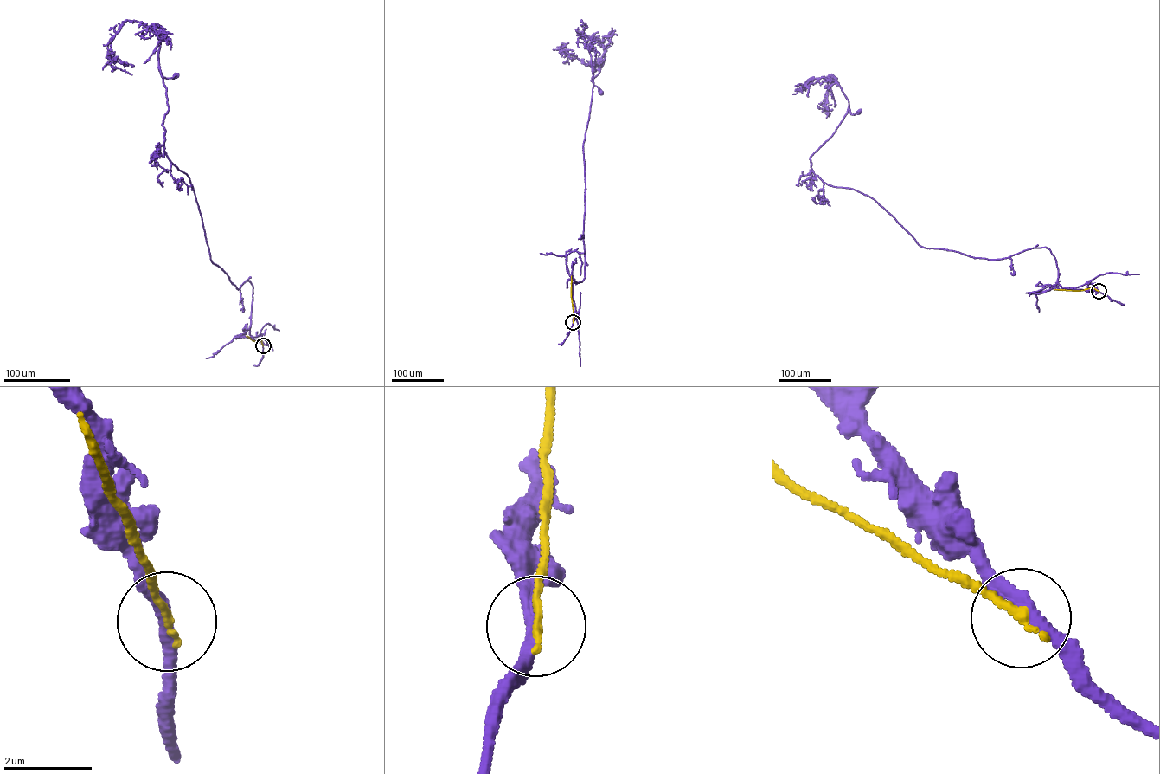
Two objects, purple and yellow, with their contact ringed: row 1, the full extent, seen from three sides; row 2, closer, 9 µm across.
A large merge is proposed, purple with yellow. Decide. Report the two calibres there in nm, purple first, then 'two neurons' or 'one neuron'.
280/180 nm | two neurons

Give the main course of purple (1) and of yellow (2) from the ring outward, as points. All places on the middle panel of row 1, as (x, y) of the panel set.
1: (573, 322), (572, 285), (585, 277), (583, 147), (593, 83), (590, 37), (596, 56), (590, 80), (601, 93)
2: (573, 322), (571, 276)

